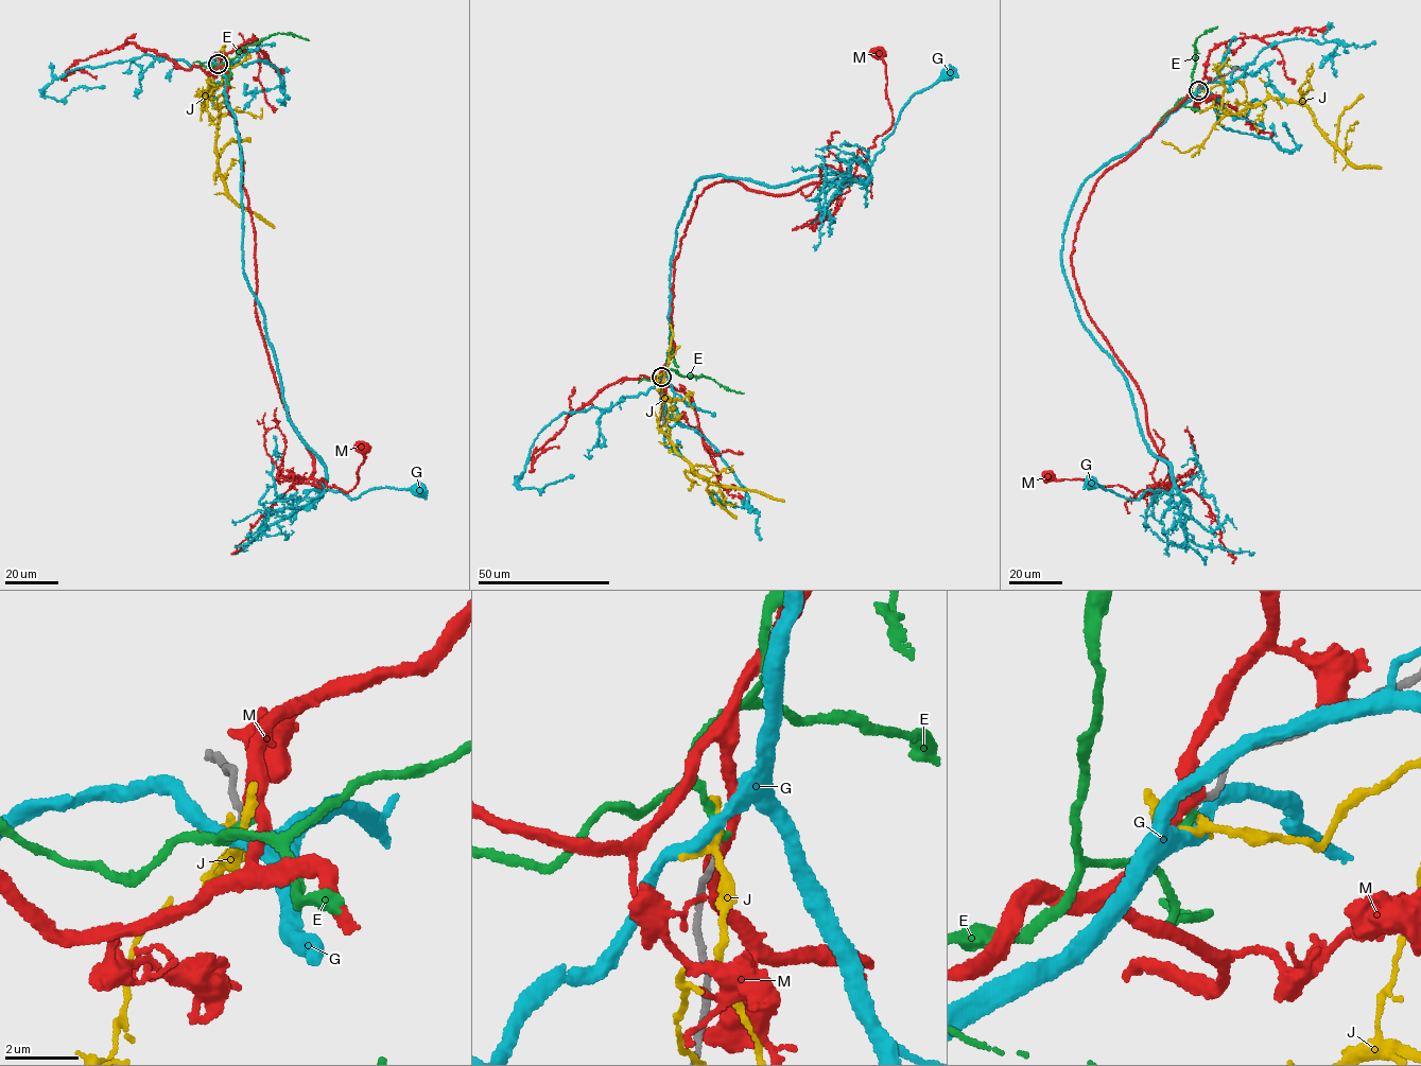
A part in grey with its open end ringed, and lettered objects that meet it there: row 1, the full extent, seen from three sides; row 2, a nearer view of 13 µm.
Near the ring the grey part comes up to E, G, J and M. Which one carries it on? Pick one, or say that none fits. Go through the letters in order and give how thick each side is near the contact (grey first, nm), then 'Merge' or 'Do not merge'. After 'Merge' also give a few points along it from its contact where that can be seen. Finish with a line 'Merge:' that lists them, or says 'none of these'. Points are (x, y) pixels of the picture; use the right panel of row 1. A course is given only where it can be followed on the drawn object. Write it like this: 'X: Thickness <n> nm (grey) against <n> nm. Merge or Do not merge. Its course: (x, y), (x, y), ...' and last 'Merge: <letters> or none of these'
E: Thickness 200 nm (grey) against 220 nm. Do not merge
G: Thickness 190 nm (grey) against 360 nm. Do not merge
J: Thickness 220 nm (grey) against 180 nm. Do not merge
M: Thickness 240 nm (grey) against 400 nm. Do not merge
Merge: none of these

